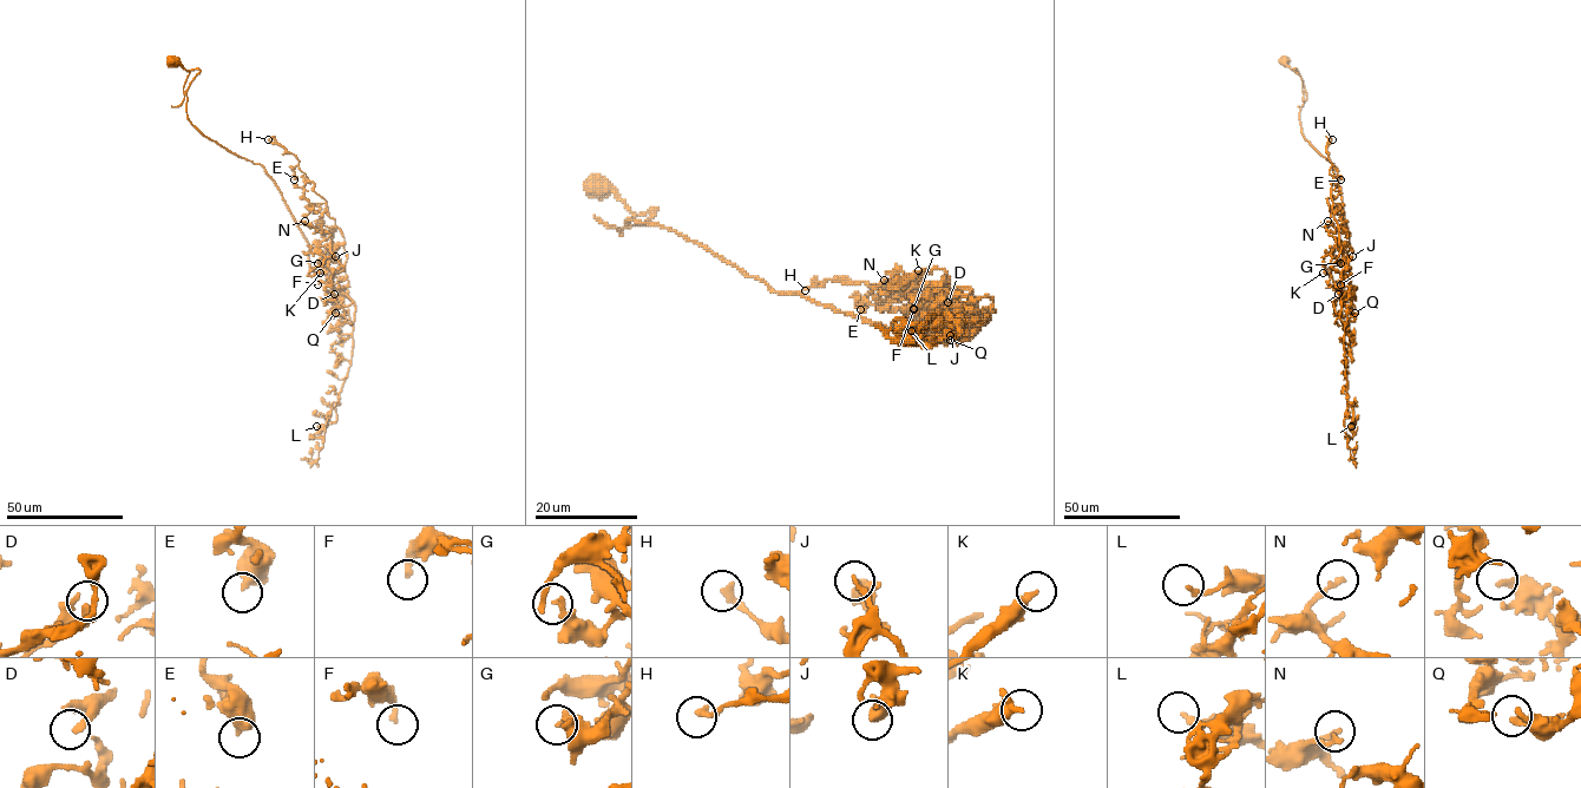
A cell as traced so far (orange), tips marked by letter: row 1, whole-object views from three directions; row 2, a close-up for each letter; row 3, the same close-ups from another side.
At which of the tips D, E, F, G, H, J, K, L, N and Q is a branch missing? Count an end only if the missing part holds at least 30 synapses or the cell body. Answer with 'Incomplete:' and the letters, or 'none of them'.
Incomplete: none of them

